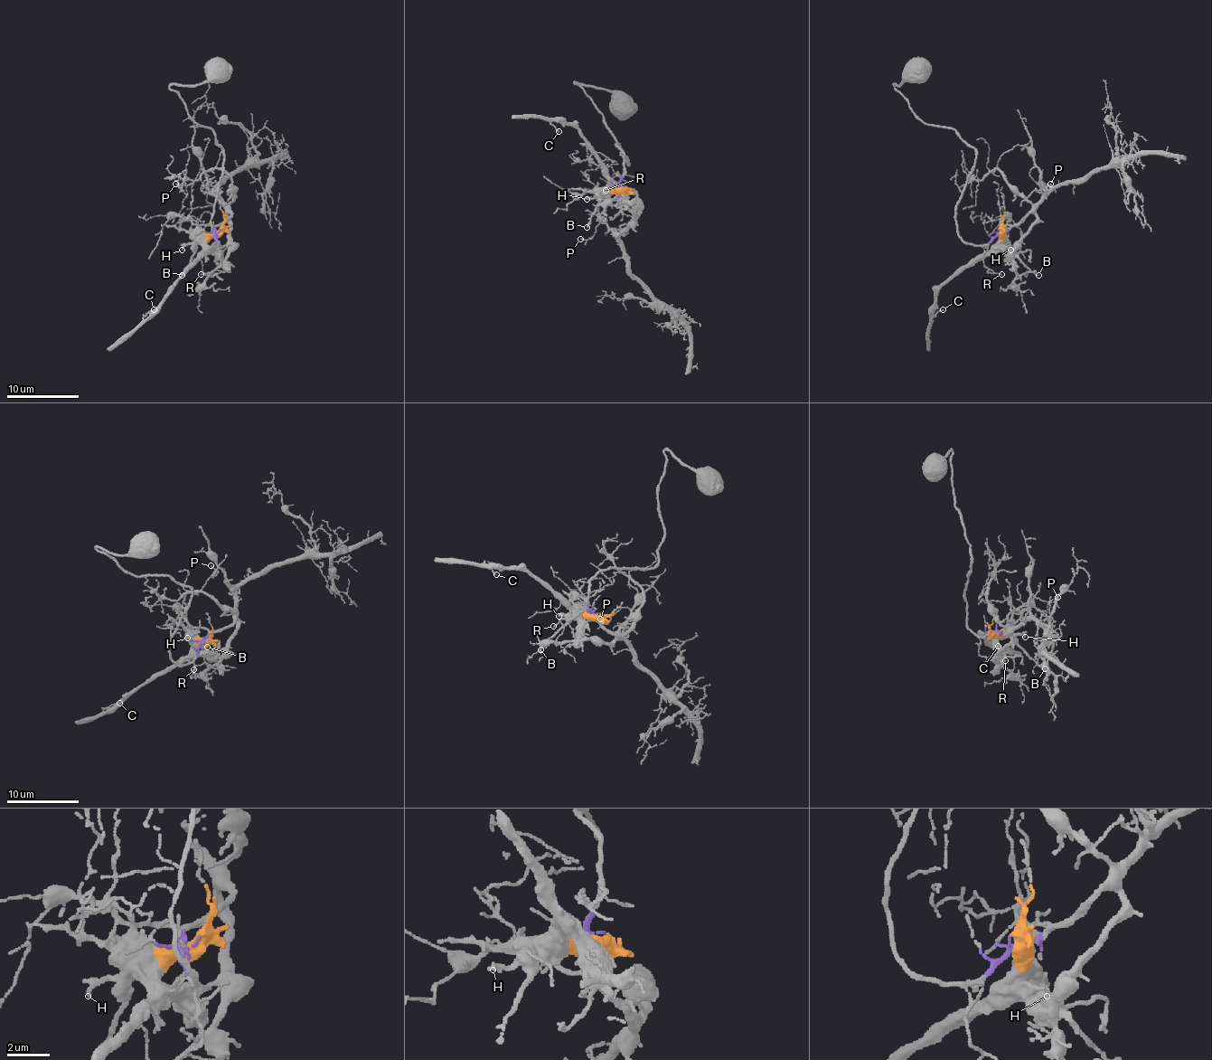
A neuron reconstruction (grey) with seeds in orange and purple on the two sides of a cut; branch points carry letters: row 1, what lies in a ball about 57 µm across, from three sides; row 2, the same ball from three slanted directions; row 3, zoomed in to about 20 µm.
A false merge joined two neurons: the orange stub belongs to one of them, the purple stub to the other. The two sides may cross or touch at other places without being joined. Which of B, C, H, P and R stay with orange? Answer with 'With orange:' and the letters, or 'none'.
With orange: B, C, H

